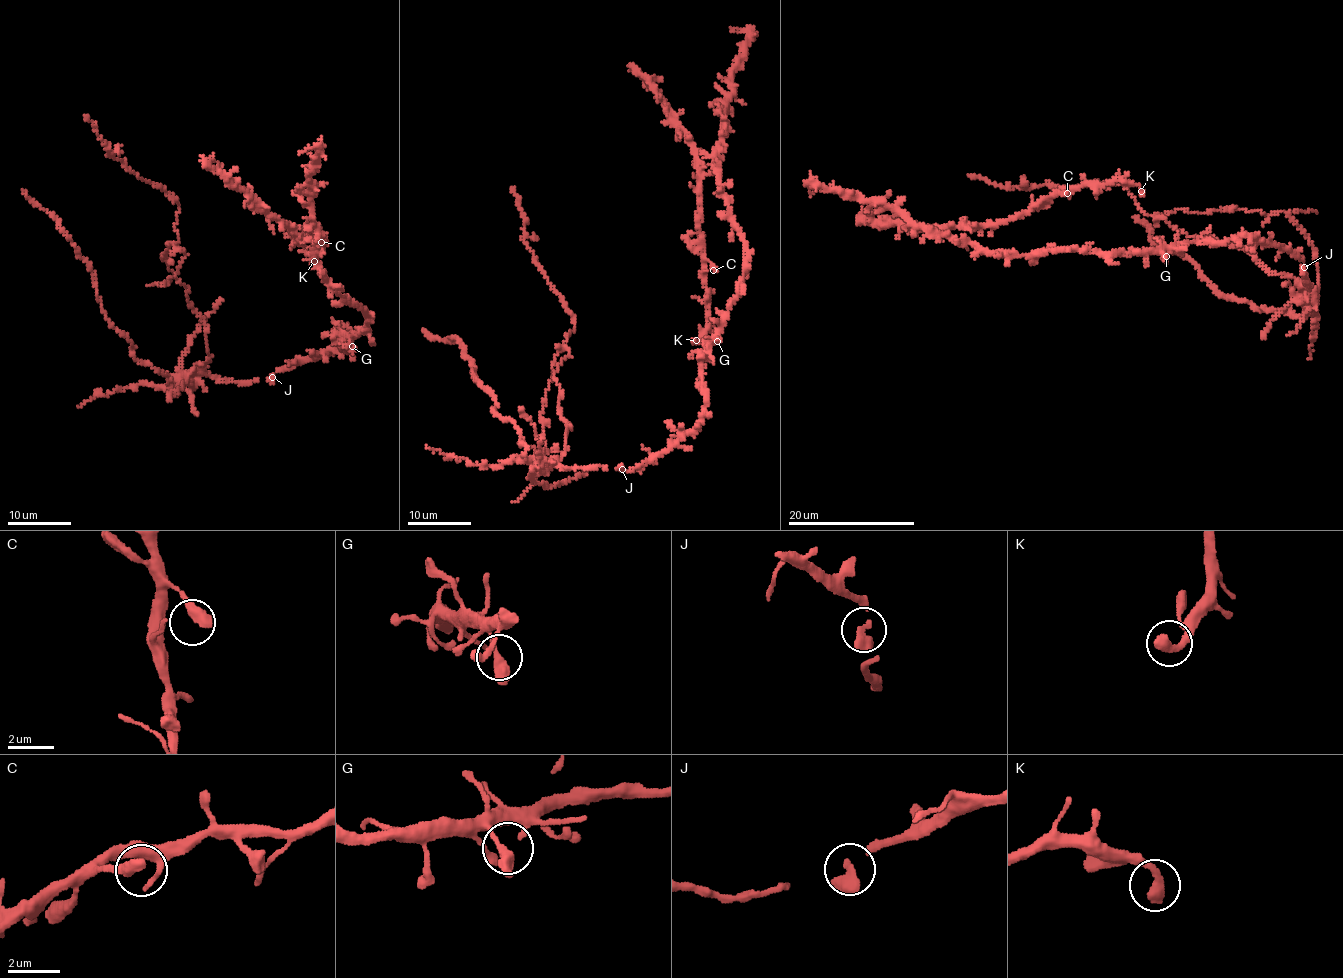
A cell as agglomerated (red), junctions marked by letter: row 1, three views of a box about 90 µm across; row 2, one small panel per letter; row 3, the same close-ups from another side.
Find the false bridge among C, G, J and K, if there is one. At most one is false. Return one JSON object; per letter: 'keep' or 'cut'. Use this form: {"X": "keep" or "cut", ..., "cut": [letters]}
{"C": "keep", "G": "keep", "J": "cut", "K": "keep", "cut": ["J"]}

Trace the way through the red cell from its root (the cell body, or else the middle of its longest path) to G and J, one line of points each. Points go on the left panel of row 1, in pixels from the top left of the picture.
G: (318, 358), (340, 346), (345, 348), (336, 331), (348, 338), (352, 346)
J: (318, 358), (289, 365), (273, 377)

